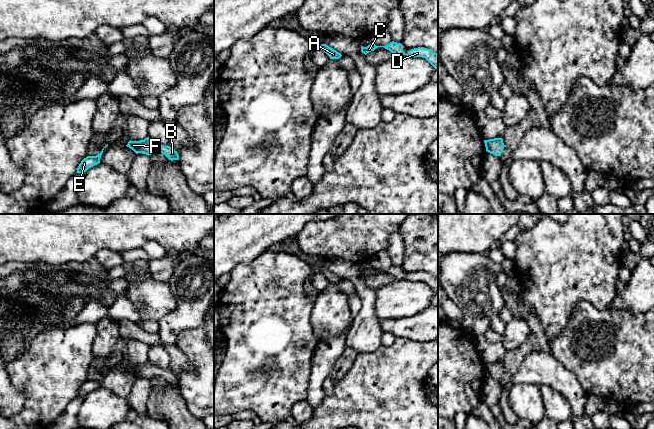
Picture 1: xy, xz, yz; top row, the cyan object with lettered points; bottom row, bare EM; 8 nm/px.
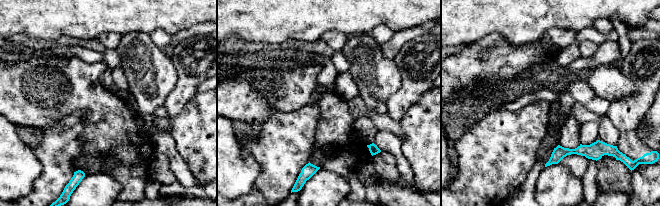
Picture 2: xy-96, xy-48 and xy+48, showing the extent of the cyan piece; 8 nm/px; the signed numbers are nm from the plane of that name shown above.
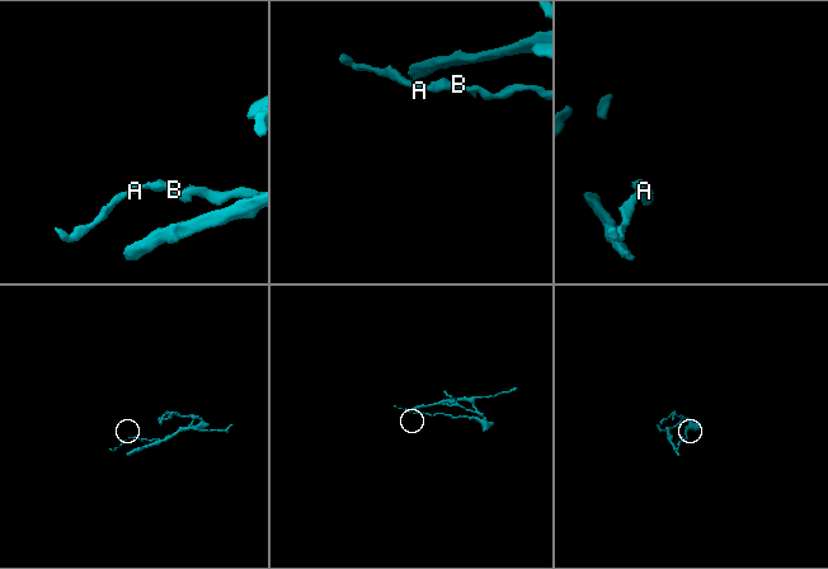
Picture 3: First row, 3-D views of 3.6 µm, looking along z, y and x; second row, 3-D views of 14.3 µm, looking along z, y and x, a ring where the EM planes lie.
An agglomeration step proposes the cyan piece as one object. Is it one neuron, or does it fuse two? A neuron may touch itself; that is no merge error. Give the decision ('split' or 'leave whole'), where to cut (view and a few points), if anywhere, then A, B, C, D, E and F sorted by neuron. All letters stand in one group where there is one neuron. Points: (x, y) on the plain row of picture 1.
leave whole; no cut; A B C D E F

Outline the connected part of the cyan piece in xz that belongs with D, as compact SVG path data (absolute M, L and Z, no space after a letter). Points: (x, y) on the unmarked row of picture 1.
M392 265L386 270L376 270L373 267L368 269L367 271L361 270L361 276L366 279L367 277L374 275L378 271L384 271L385 273L391 275L395 280L407 279L411 281L425 282L435 293L438 293L438 278L424 271L411 273L408 278L405 278L403 276L404 270L401 267Z

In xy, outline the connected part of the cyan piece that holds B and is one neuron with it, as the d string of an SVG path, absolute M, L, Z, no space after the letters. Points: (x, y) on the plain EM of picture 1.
M147 361L144 364L140 365L129 365L126 369L130 373L132 373L136 378L142 377L146 379L151 379L153 377L162 377L169 384L179 384L179 379L177 375L175 375L170 370L164 370L151 362Z

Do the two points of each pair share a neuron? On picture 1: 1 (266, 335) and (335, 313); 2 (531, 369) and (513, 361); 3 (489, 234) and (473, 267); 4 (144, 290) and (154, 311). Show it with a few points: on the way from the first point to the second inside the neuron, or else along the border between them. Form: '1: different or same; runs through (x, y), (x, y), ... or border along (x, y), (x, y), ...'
1: different; border along (312, 301), (312, 330), (320, 341)
2: different; border along (539, 350), (533, 350), (526, 355), (510, 382)
3: different; border along (456, 252), (483, 253)
4: same; runs through (147, 295), (153, 301), (154, 306)

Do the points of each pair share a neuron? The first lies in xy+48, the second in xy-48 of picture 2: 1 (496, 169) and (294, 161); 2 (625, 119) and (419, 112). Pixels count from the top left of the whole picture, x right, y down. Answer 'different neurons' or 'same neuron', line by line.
1: same neuron
2: different neurons

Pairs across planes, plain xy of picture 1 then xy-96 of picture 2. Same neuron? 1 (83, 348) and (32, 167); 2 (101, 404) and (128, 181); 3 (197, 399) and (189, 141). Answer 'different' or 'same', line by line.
1: different
2: different
3: same

